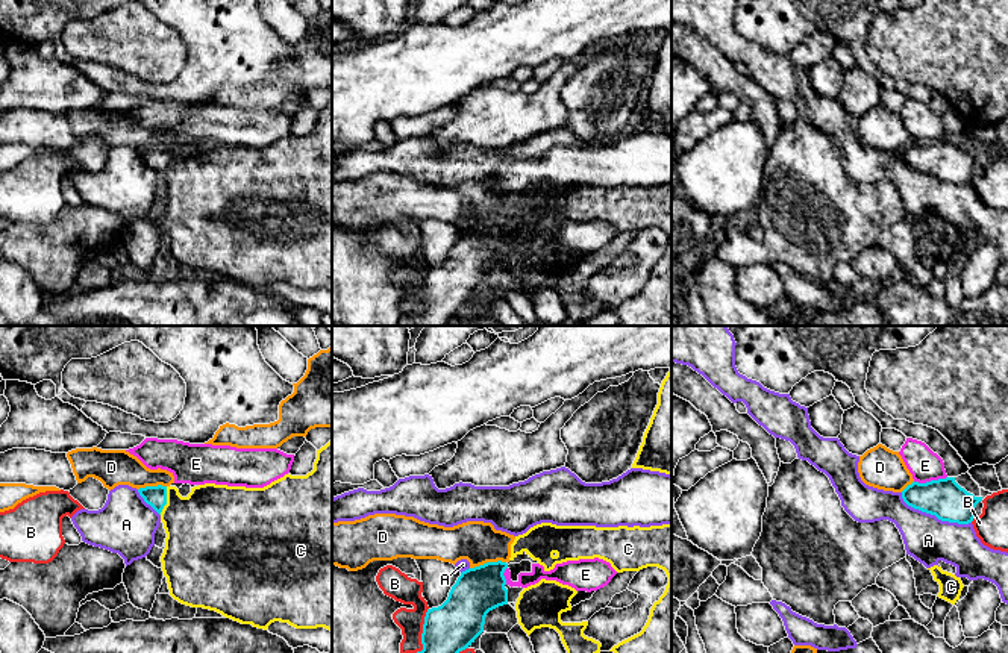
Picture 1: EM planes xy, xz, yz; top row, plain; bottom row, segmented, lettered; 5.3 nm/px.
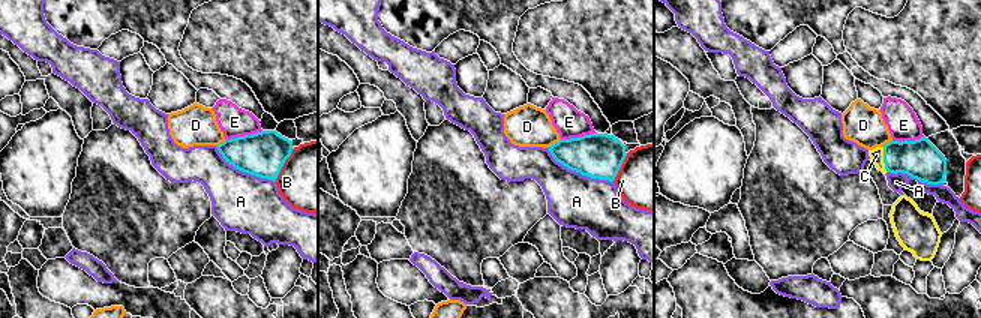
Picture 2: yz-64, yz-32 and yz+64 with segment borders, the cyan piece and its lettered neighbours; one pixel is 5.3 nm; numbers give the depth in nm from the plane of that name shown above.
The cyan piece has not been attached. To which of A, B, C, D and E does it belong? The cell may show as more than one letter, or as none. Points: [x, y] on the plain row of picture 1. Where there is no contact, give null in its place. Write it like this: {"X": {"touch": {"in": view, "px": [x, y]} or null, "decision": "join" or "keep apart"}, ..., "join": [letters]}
{"A": {"touch": {"in": "yz", "px": [934, 174]}, "decision": "keep apart"}, "B": {"touch": {"in": "xz", "px": [422, 299]}, "decision": "keep apart"}, "C": {"touch": {"in": "xy", "px": [165, 161]}, "decision": "join"}, "D": {"touch": {"in": "xz", "px": [487, 223]}, "decision": "keep apart"}, "E": {"touch": {"in": "yz", "px": [931, 141]}, "decision": "keep apart"}, "join": ["C"]}

